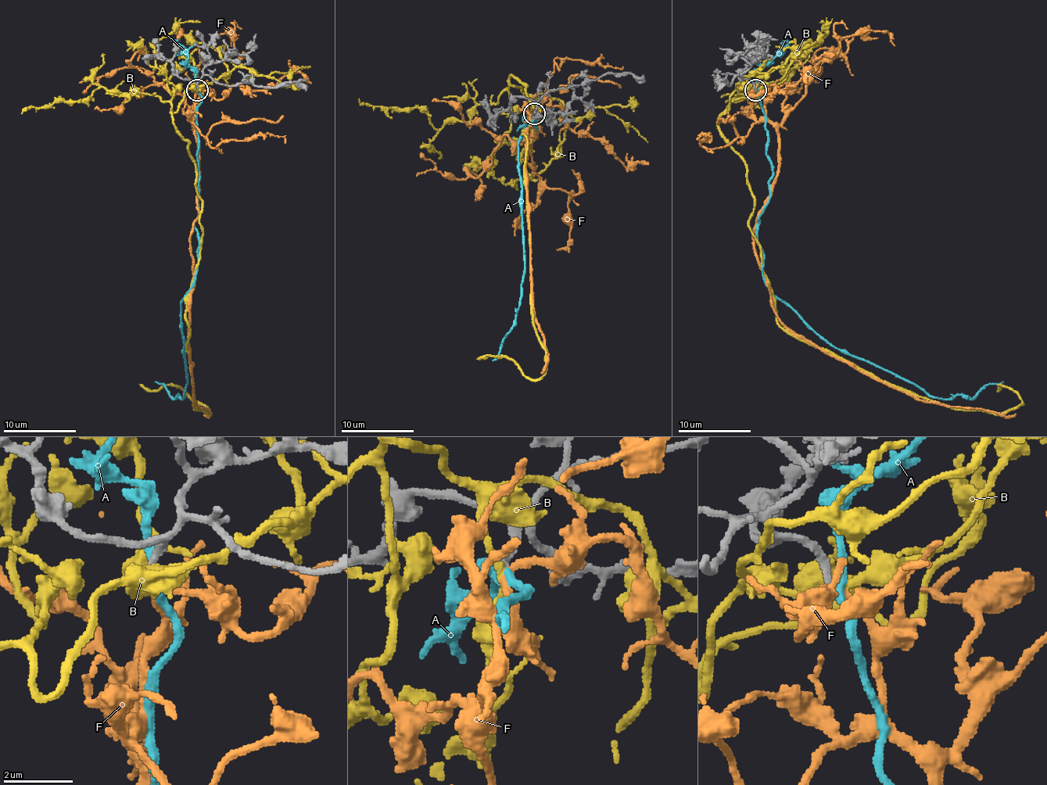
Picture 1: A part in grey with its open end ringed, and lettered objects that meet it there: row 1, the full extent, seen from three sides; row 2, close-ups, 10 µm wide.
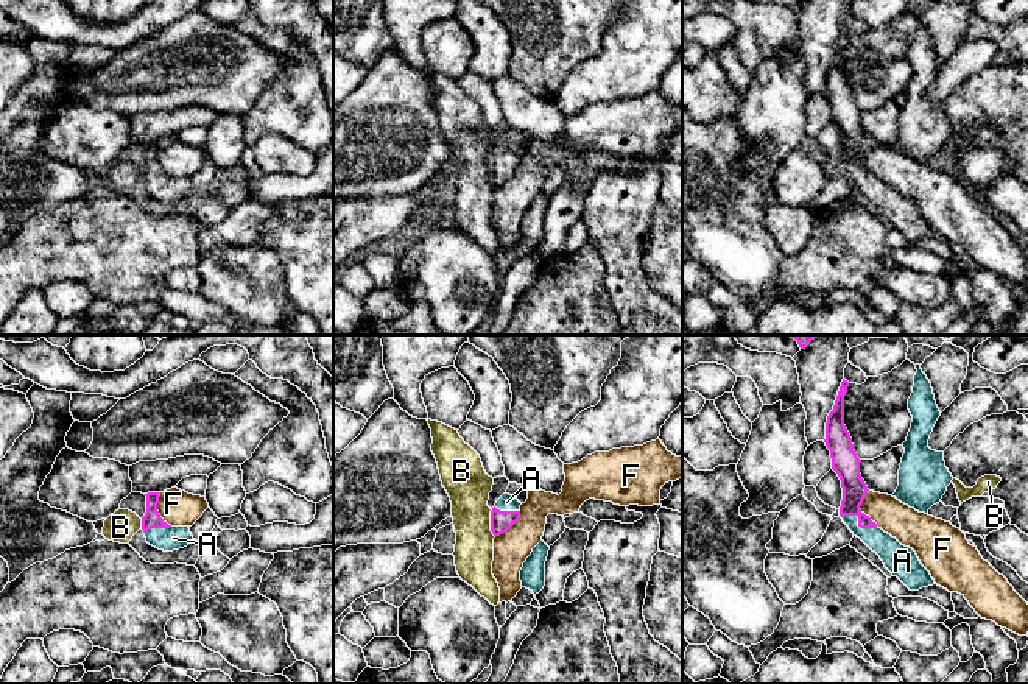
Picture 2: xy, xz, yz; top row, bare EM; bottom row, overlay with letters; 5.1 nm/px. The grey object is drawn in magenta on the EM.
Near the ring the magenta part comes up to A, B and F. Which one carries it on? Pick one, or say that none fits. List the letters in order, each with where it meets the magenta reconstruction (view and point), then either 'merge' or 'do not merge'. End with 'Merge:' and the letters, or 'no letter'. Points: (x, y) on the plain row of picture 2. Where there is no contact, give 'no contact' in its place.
A: meets magenta in yz at (859, 173); merge
B: meets magenta in xz at (491, 175); do not merge
F: meets magenta in yz at (859, 159); do not merge
Merge: A

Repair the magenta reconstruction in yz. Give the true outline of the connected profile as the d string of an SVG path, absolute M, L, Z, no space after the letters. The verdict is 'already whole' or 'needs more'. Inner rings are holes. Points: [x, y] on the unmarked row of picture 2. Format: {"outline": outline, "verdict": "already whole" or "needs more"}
{"outline": "M843 30L833 61L827 67L824 90L830 101L832 120L841 131L843 151L840 168L854 187L875 203L892 227L897 227L910 242L933 237L936 234L921 215L916 203L885 184L860 160L869 140L860 125L861 111L857 108L852 89L844 76L844 47L847 37L849 33Z", "verdict": "needs more"}

